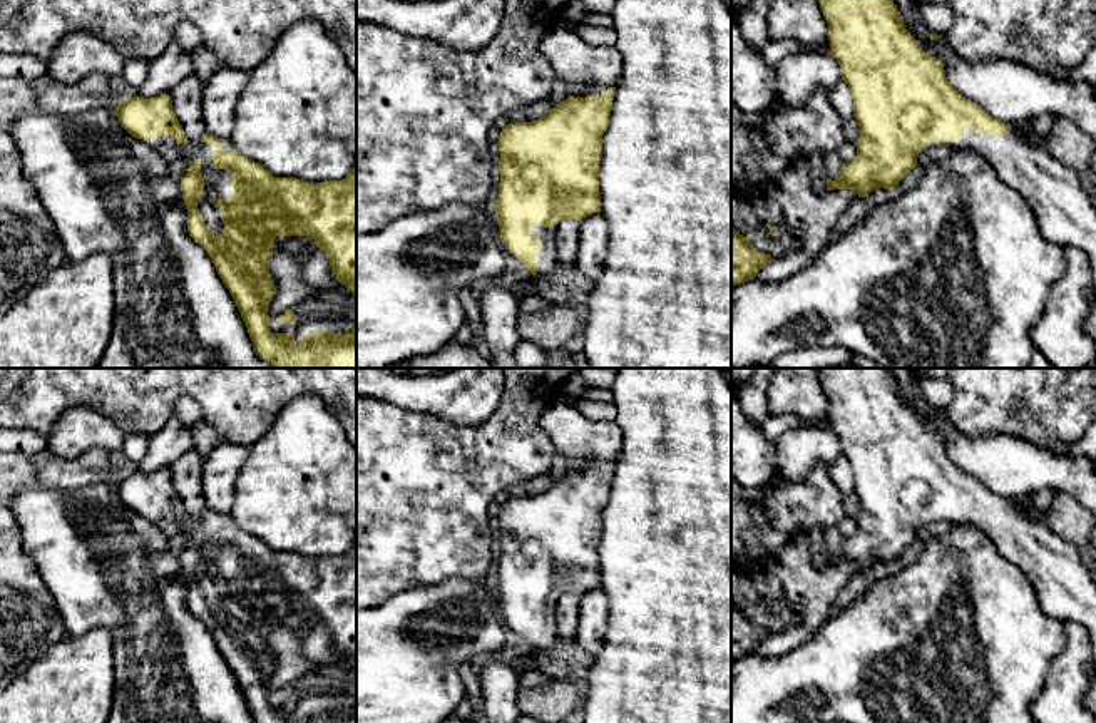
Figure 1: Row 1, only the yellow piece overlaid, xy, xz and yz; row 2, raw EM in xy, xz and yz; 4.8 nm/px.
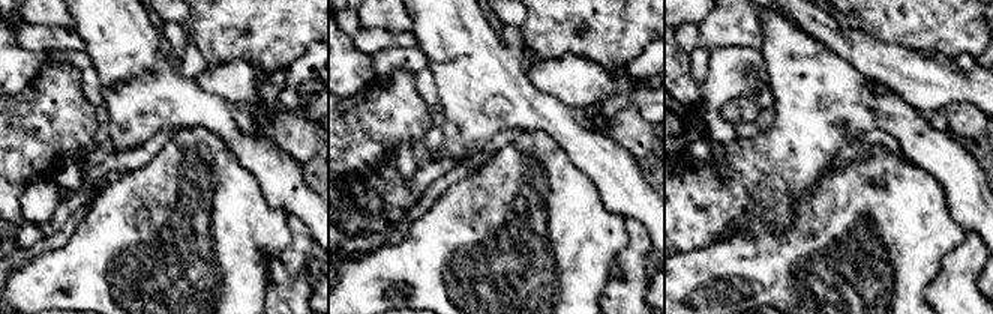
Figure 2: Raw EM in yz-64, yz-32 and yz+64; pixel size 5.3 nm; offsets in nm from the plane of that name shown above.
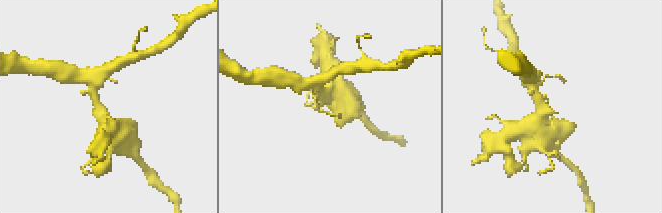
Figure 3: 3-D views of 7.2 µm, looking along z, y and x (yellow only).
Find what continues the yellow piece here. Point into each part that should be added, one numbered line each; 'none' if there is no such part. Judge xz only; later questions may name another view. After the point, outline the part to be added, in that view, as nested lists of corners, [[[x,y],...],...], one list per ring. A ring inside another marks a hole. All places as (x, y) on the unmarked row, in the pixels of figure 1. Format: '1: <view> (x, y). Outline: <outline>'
1: xz (548, 631). Outline: [[[540,601],[532,604],[530,609],[542,616],[542,621],[537,628],[539,646],[535,651],[532,649],[532,653],[539,656],[551,656],[559,653],[561,649],[557,646],[556,604]]]

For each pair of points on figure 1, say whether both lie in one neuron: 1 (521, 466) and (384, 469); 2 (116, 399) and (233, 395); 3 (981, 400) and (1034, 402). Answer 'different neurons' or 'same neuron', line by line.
1: same neuron
2: same neuron
3: same neuron

